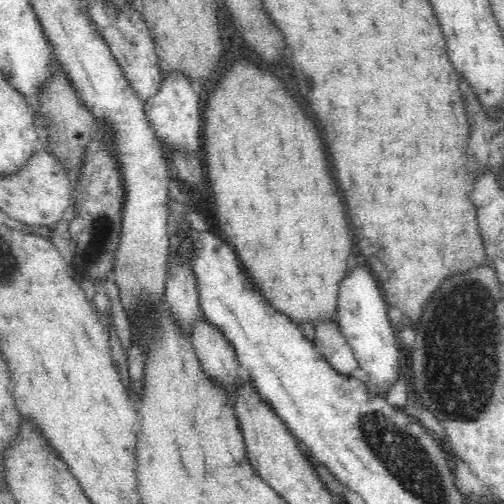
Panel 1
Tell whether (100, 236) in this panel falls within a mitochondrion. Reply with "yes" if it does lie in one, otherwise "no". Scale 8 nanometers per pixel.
yes

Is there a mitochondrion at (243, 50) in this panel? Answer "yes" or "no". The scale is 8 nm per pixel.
no

